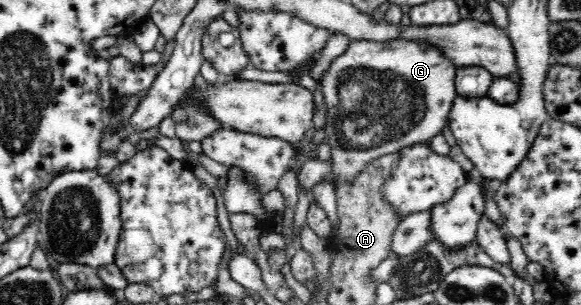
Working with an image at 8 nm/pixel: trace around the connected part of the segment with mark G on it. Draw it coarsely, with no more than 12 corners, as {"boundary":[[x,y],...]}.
{"boundary":[[351,40],[318,85],[330,175],[443,131],[455,70],[426,41]]}

